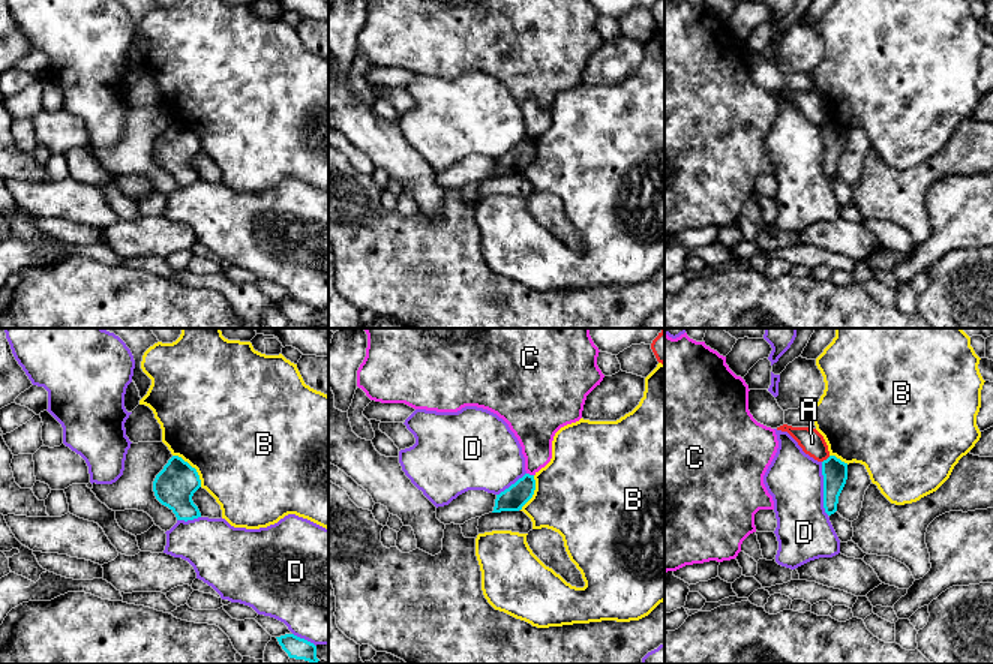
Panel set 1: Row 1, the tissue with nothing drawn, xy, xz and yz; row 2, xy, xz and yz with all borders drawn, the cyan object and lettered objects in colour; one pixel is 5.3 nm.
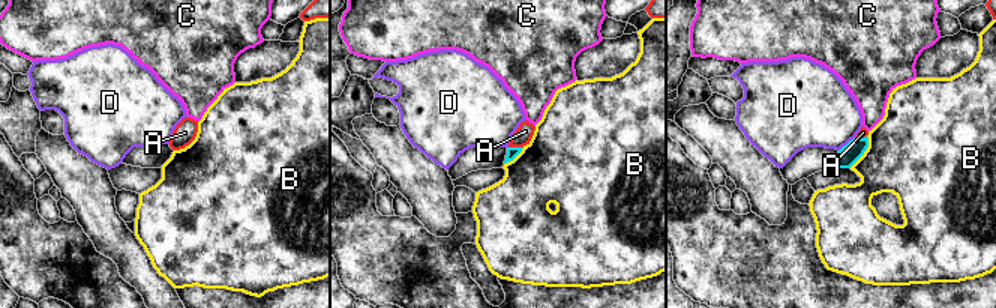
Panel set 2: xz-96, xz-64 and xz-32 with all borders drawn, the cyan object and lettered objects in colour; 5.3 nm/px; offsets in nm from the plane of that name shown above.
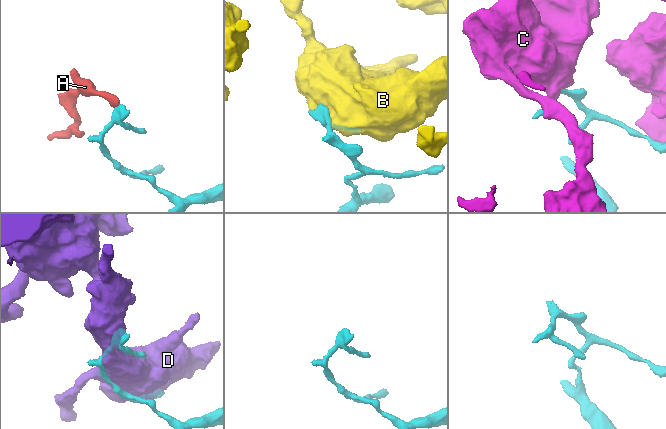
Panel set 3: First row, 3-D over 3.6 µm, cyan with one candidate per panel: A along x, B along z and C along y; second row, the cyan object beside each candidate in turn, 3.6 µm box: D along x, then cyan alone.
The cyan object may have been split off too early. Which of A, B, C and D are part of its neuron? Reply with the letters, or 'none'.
none

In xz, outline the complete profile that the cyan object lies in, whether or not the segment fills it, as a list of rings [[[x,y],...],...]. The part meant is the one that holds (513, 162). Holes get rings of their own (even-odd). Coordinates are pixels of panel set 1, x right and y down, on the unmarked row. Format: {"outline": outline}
{"outline": [[[525,138],[508,153],[496,159],[492,177],[519,175],[532,162],[536,154],[534,139]]]}

